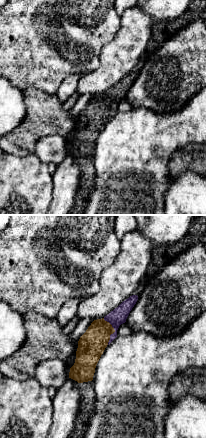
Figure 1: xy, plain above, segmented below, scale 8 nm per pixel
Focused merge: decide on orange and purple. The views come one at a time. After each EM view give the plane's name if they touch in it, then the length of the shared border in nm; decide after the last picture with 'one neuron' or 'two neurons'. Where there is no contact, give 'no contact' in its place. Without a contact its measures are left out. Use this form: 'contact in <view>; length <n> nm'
contact in xy; length 220 nm

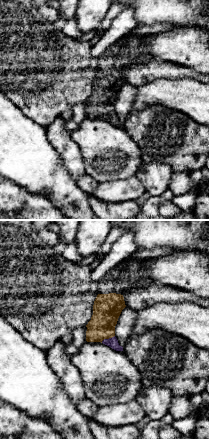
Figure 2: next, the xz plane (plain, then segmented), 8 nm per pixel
contact in xz; length 130 nm

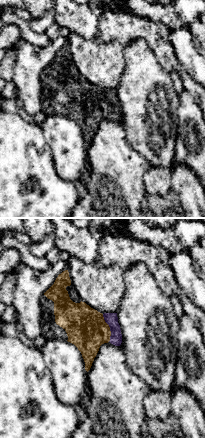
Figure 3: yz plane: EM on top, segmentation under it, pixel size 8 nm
contact in yz; length 240 nm

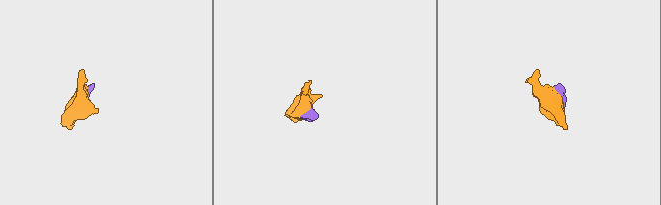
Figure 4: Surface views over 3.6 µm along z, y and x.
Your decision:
one neuron

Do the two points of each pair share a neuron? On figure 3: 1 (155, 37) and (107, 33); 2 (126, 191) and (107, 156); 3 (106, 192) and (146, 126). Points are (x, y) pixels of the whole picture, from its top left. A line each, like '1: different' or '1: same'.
1: same
2: same
3: different

